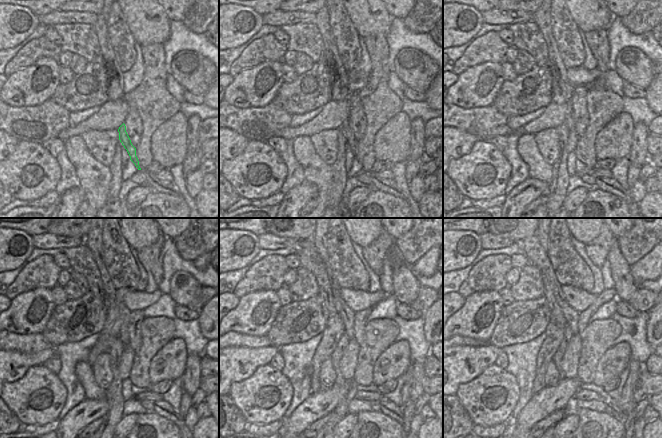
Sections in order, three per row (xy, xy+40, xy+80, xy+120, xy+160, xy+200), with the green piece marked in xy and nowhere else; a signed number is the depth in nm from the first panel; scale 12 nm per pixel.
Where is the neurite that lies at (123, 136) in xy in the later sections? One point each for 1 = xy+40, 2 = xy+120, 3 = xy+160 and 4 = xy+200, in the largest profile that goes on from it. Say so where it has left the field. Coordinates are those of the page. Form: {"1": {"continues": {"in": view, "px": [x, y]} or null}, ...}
{"1": {"continues": {"in": "xy+40", "px": [348, 134]}}, "2": {"continues": {"in": "xy+120", "px": [124, 313]}}, "3": {"continues": {"in": "xy+160", "px": [347, 315]}}, "4": {"continues": {"in": "xy+200", "px": [538, 257]}}}

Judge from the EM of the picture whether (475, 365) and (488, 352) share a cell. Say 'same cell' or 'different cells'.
same cell

